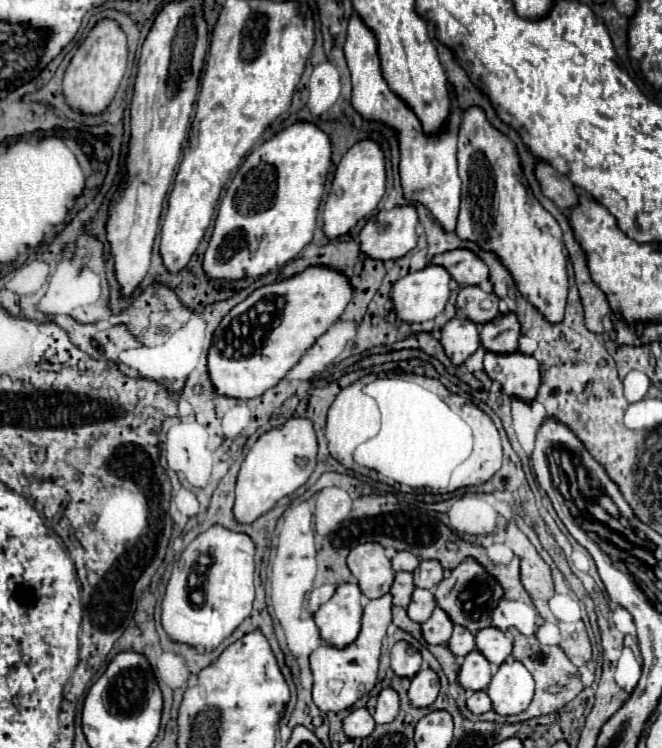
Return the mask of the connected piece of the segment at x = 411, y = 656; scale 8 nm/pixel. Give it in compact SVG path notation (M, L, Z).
M396 642L390 652L392 670L402 678L412 678L422 664L422 656L408 642Z

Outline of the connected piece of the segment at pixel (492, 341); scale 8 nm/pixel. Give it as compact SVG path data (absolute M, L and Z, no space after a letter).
M512 312L498 314L494 320L480 324L482 346L492 352L516 352L520 336L520 322Z

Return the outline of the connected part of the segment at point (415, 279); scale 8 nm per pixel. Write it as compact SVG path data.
M428 264L426 268L410 272L404 278L400 278L392 288L392 300L394 300L394 310L396 310L398 320L402 320L406 324L412 324L412 322L422 324L430 318L436 318L444 310L444 306L450 298L450 280L452 278L450 278L448 270L442 266L436 266L436 264Z

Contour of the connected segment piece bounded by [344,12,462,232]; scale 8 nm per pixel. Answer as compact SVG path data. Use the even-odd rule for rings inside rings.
M356 12L352 14L348 24L344 54L348 60L348 68L352 72L352 86L354 86L352 106L356 108L356 112L360 112L364 118L390 124L392 128L398 130L400 180L402 180L406 200L414 204L416 202L424 204L432 212L432 216L440 222L440 226L446 232L452 232L456 228L458 206L460 206L460 178L456 172L456 138L458 138L458 128L462 120L462 110L454 104L442 130L438 134L424 134L422 124L418 116L412 112L412 108L388 88L380 72L378 40Z

